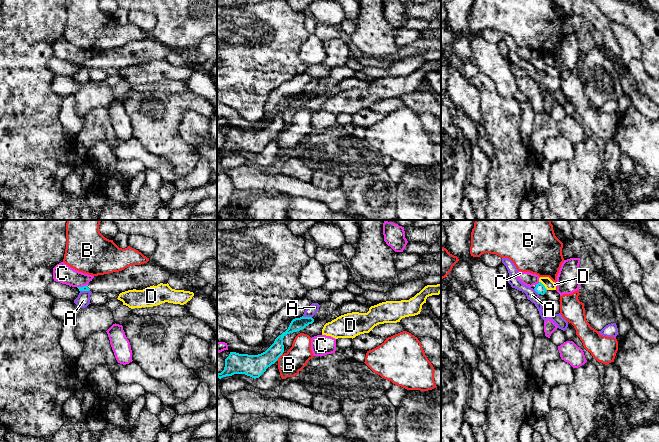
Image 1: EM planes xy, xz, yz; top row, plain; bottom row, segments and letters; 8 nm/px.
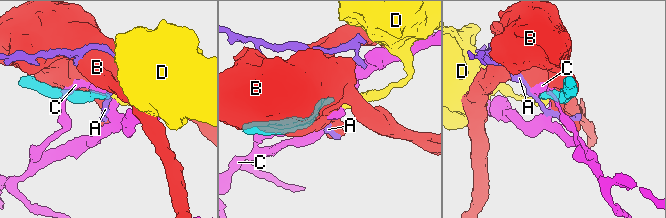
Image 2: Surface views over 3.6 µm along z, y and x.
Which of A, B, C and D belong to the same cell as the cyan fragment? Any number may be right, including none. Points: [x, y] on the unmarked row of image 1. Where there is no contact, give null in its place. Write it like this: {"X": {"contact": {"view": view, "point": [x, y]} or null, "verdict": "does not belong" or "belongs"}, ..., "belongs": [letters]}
{"A": {"contact": {"view": "xz", "point": [307, 93]}, "verdict": "does not belong"}, "B": {"contact": {"view": "xz", "point": [279, 132]}, "verdict": "does not belong"}, "C": {"contact": {"view": "yz", "point": [538, 59]}, "verdict": "does not belong"}, "D": {"contact": {"view": "yz", "point": [543, 61]}, "verdict": "does not belong"}, "belongs": []}

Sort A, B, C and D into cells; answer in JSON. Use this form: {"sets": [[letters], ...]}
{"sets": [["A"], ["B"], ["C"], ["D"]]}

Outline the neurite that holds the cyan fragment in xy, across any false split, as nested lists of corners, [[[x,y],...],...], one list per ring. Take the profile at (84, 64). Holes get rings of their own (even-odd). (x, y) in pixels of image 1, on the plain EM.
[[[149,36],[147,39],[132,41],[119,48],[94,52],[86,62],[77,64],[79,67],[116,70],[157,62],[160,59],[167,60],[170,51],[171,49]]]

